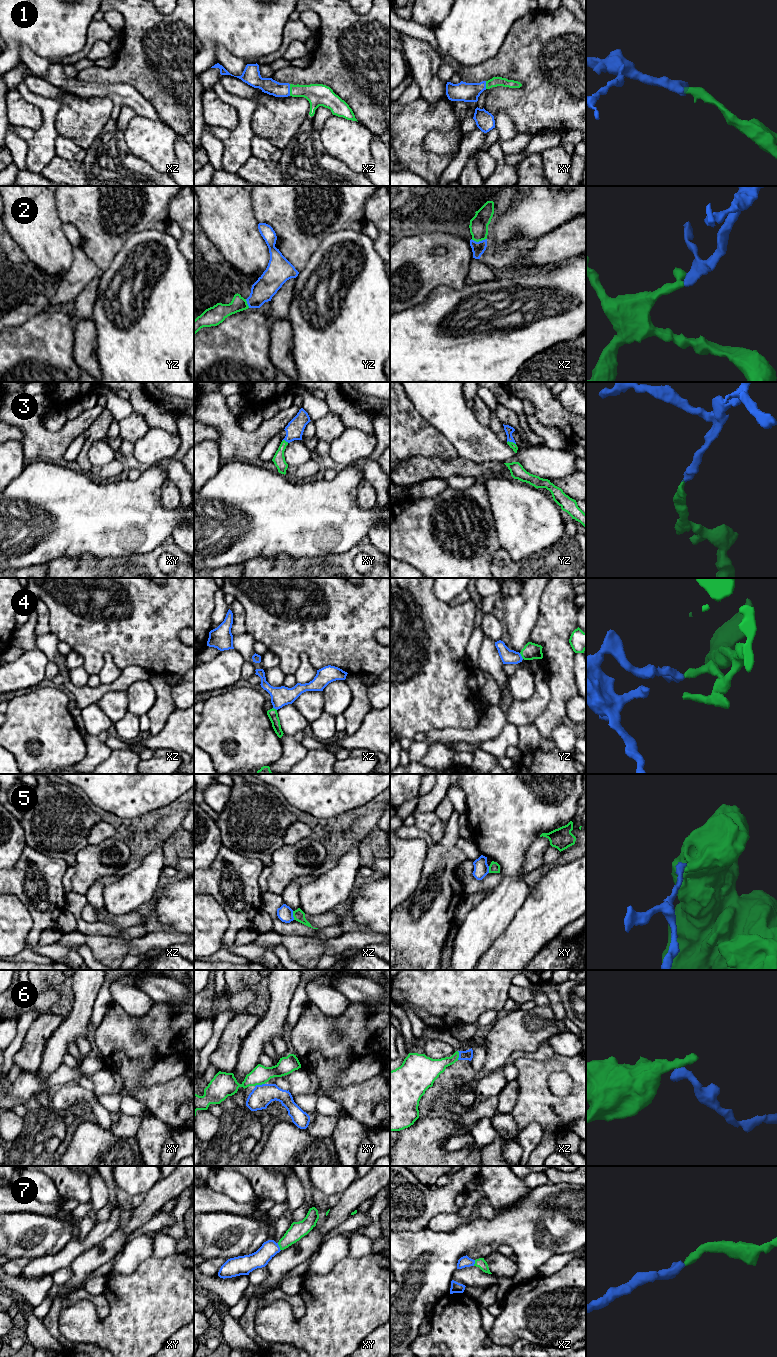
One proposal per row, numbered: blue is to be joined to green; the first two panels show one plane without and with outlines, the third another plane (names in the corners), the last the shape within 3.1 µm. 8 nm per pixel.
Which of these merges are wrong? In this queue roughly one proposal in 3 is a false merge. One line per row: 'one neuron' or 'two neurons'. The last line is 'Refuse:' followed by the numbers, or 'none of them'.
1: one neuron
2: one neuron
3: one neuron
4: two neurons
5: two neurons
6: two neurons
7: one neuron
Refuse: 4, 5, 6

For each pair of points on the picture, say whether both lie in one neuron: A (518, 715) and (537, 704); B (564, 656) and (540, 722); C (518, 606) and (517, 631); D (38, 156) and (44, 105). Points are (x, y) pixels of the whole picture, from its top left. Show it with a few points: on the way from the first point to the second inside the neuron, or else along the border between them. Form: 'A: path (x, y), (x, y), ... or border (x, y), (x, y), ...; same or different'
A: path (523, 711), (532, 708); same
B: path (560, 673), (560, 696), (557, 706); same
C: path (519, 612), (519, 625); same
D: path (42, 143), (47, 134), (48, 118); same

